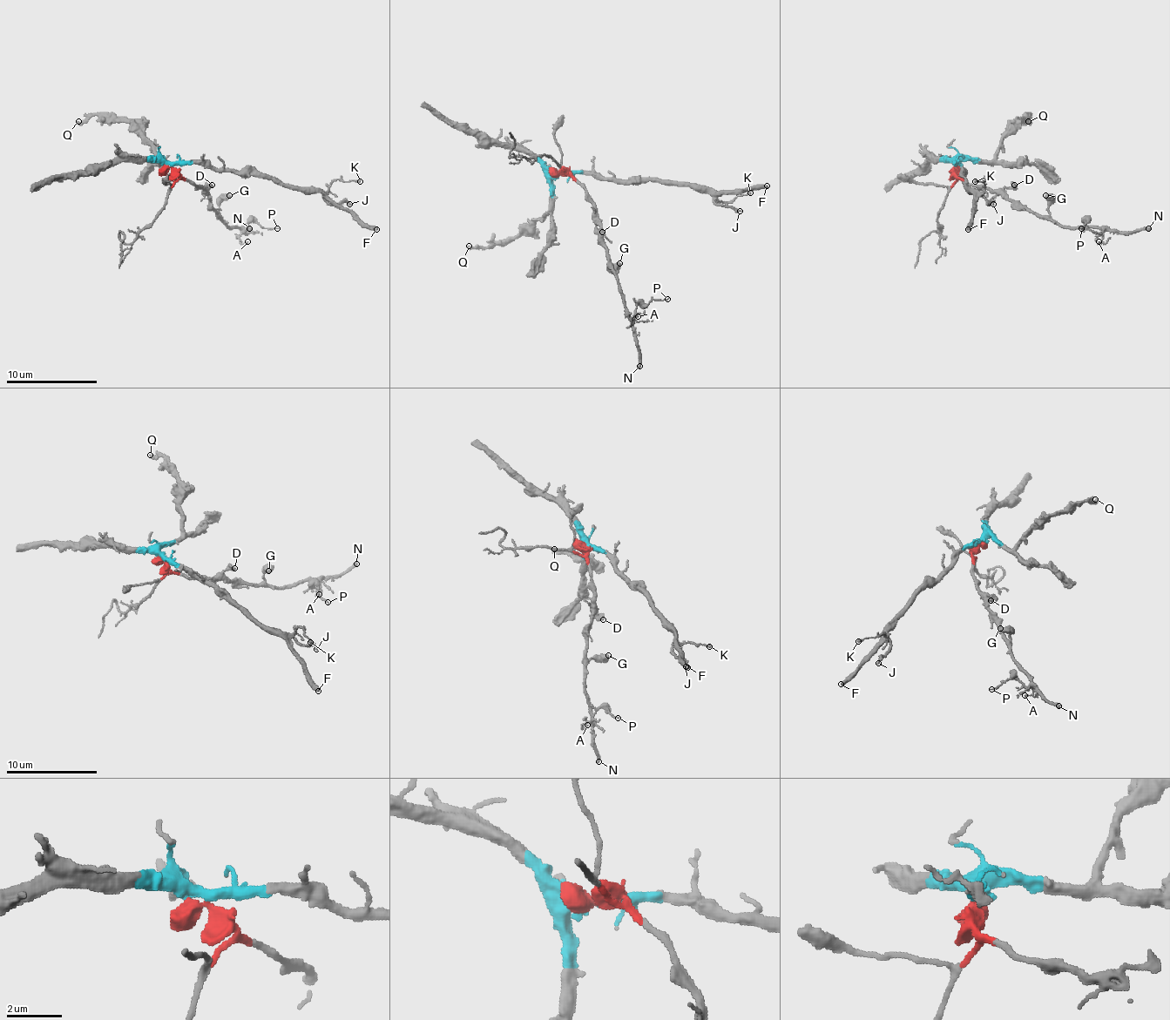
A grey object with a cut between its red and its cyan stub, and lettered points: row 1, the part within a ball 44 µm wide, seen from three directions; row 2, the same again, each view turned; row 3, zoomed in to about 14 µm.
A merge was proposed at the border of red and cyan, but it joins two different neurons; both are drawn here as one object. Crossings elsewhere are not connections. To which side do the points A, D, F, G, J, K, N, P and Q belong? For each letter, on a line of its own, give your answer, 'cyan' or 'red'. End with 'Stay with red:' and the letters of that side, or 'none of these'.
A: red
D: red
F: cyan
G: red
J: cyan
K: cyan
N: red
P: red
Q: cyan
Stay with red: A, D, G, N, P

